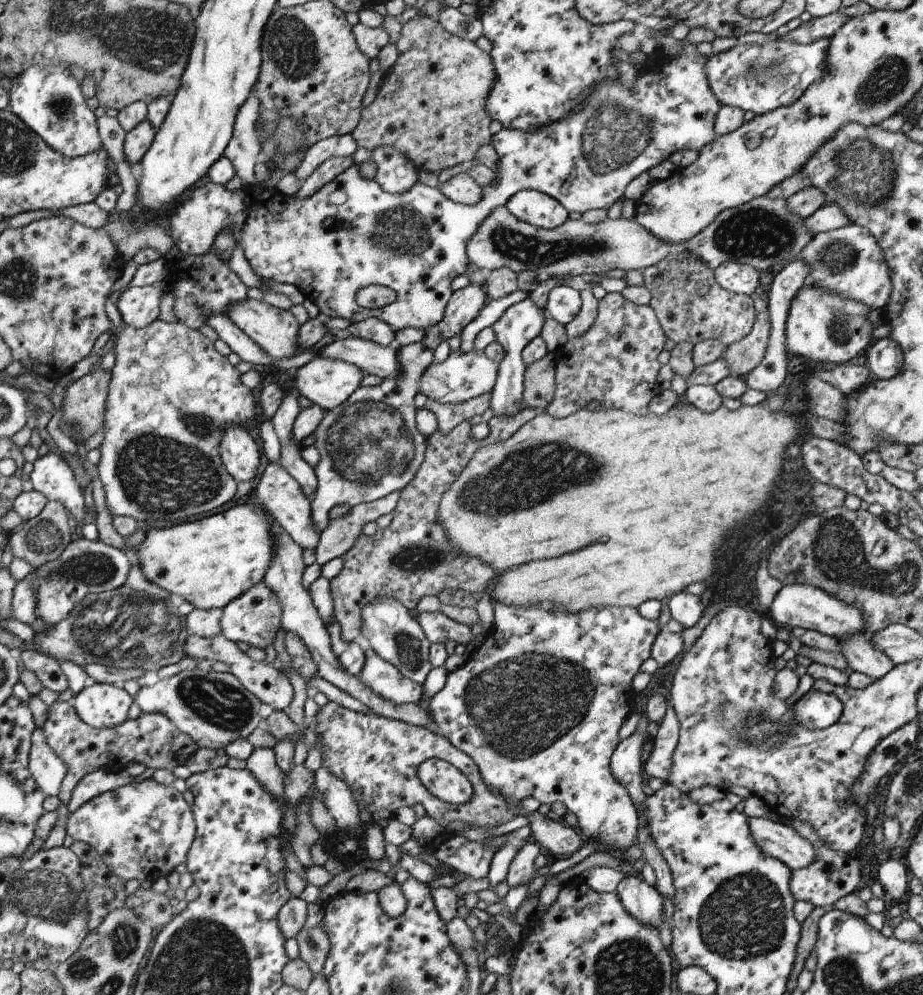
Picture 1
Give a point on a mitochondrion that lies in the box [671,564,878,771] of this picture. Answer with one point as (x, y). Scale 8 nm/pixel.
(755, 726)

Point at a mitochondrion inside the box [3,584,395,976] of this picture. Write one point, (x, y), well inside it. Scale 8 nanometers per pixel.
(43, 892)

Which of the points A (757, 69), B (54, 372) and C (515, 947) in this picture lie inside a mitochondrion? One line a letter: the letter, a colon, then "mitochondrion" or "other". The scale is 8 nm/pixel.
A: mitochondrion
B: other
C: other

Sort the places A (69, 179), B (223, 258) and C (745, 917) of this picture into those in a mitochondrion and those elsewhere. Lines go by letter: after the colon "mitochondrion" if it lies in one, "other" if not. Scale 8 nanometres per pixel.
A: other
B: other
C: mitochondrion

